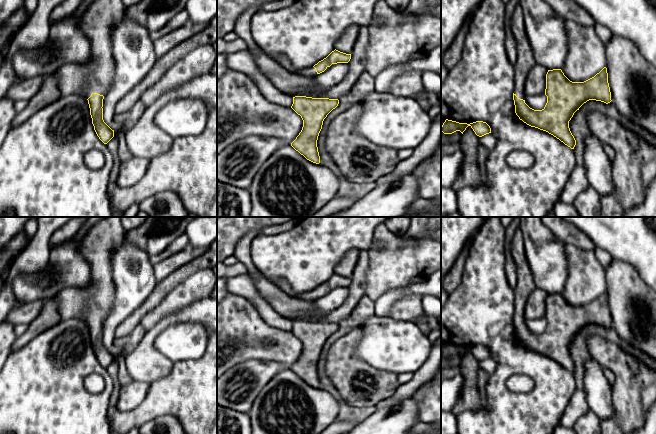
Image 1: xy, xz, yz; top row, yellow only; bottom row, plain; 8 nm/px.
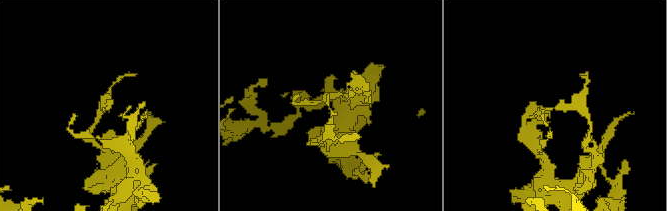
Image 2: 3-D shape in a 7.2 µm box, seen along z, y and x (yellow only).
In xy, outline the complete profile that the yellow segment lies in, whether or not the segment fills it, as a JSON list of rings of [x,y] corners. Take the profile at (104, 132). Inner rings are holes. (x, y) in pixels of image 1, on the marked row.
[[[96,0],[87,9],[80,26],[91,44],[92,59],[85,64],[68,63],[60,66],[51,75],[58,81],[61,97],[79,94],[88,100],[94,130],[99,139],[107,144],[114,137],[112,130],[103,120],[103,99],[111,87],[115,76],[115,62],[112,56],[111,35],[116,24],[124,17],[125,6],[122,0]]]

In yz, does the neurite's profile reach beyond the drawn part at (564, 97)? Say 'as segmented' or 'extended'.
extended

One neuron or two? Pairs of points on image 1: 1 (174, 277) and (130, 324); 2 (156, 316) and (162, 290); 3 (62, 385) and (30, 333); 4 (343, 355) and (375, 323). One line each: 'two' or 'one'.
1: one
2: two
3: two
4: two

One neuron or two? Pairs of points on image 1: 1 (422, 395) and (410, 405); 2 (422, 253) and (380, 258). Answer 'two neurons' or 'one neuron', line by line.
1: two neurons
2: one neuron

